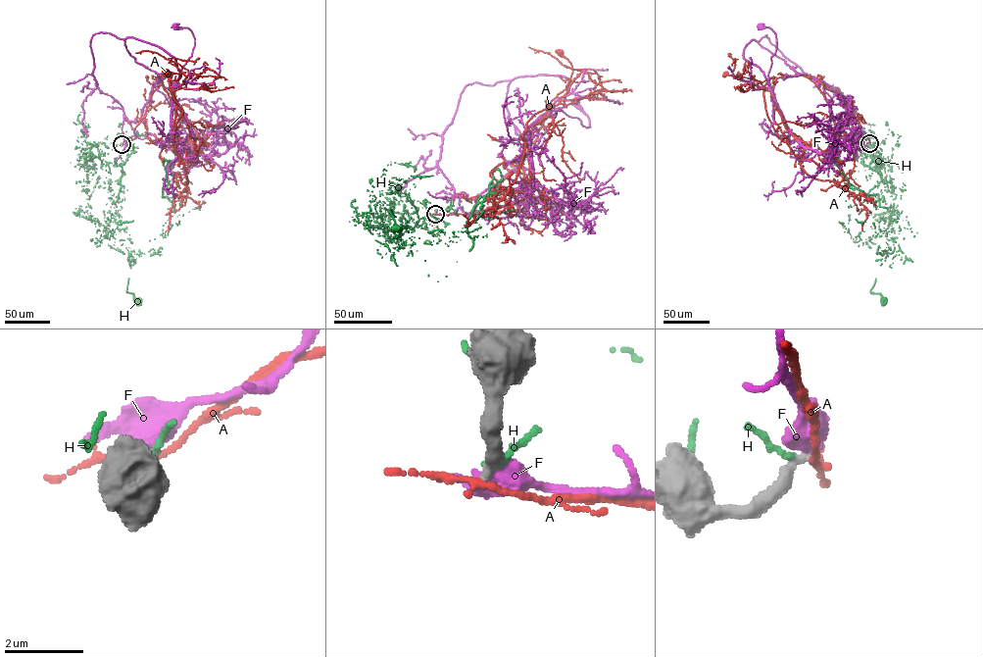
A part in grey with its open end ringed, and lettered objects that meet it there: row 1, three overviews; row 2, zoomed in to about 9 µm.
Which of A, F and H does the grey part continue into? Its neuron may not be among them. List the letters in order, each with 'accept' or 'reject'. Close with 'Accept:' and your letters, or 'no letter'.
A: reject
F: reject
H: reject
Accept: no letter

